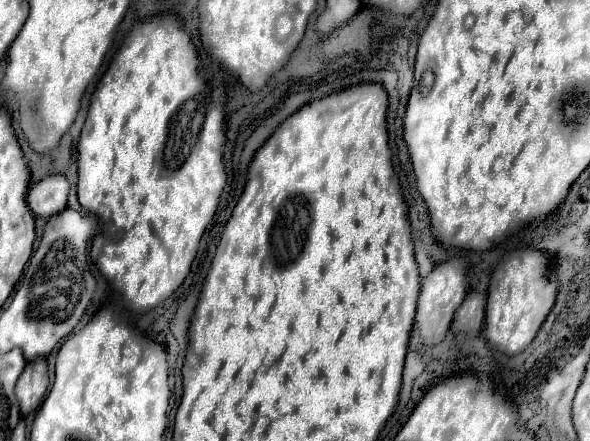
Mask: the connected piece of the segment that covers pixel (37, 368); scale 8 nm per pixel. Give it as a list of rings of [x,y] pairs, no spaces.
[[[43,357],[29,361],[15,385],[15,395],[17,395],[23,415],[35,411],[41,405],[41,401],[47,393],[47,387],[49,387],[47,361]]]

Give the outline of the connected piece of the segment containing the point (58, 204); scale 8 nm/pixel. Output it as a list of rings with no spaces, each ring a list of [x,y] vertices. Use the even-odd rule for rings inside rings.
[[[49,175],[35,183],[29,191],[29,207],[37,217],[49,219],[67,207],[69,181],[65,175]]]

